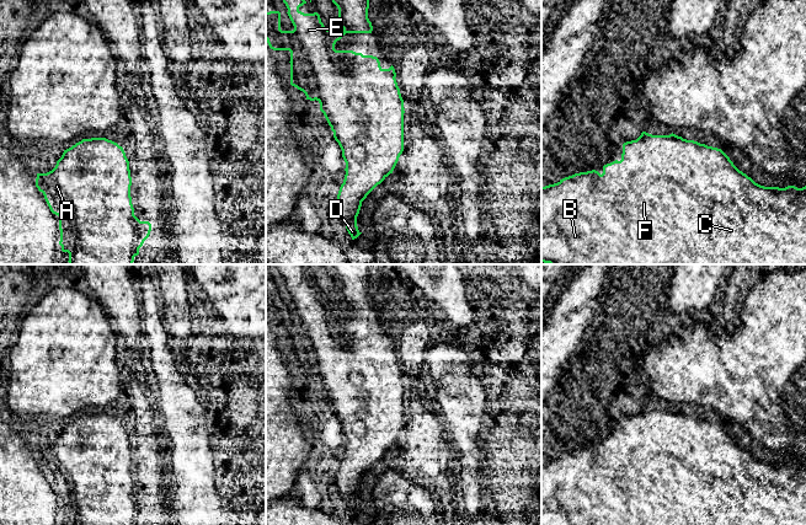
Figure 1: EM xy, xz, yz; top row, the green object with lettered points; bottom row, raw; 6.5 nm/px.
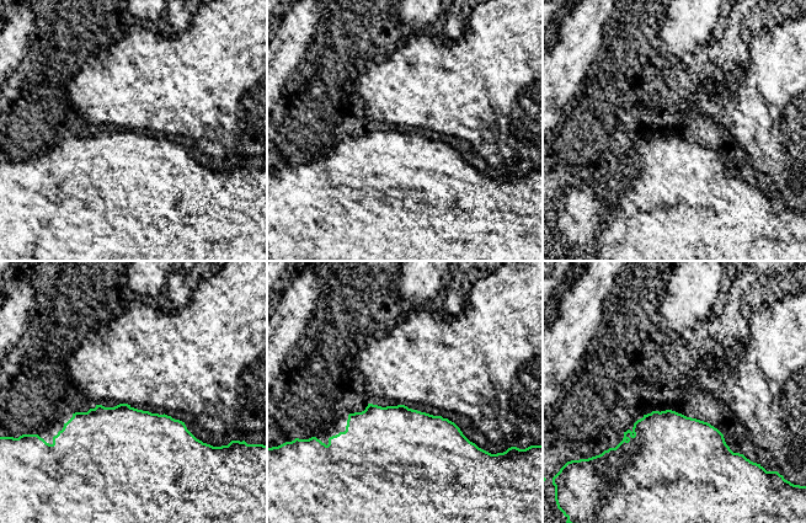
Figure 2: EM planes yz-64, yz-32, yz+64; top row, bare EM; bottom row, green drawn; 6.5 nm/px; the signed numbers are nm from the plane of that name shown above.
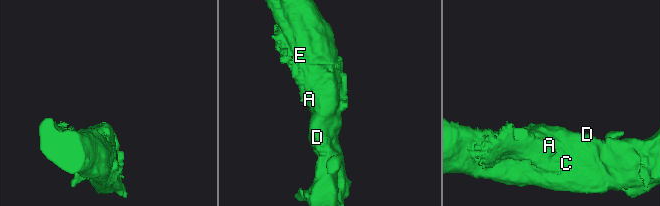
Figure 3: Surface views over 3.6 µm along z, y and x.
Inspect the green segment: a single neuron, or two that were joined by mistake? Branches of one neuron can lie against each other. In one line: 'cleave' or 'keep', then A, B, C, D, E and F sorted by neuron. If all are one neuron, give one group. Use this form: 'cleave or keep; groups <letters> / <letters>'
keep; groups A B C D E F

